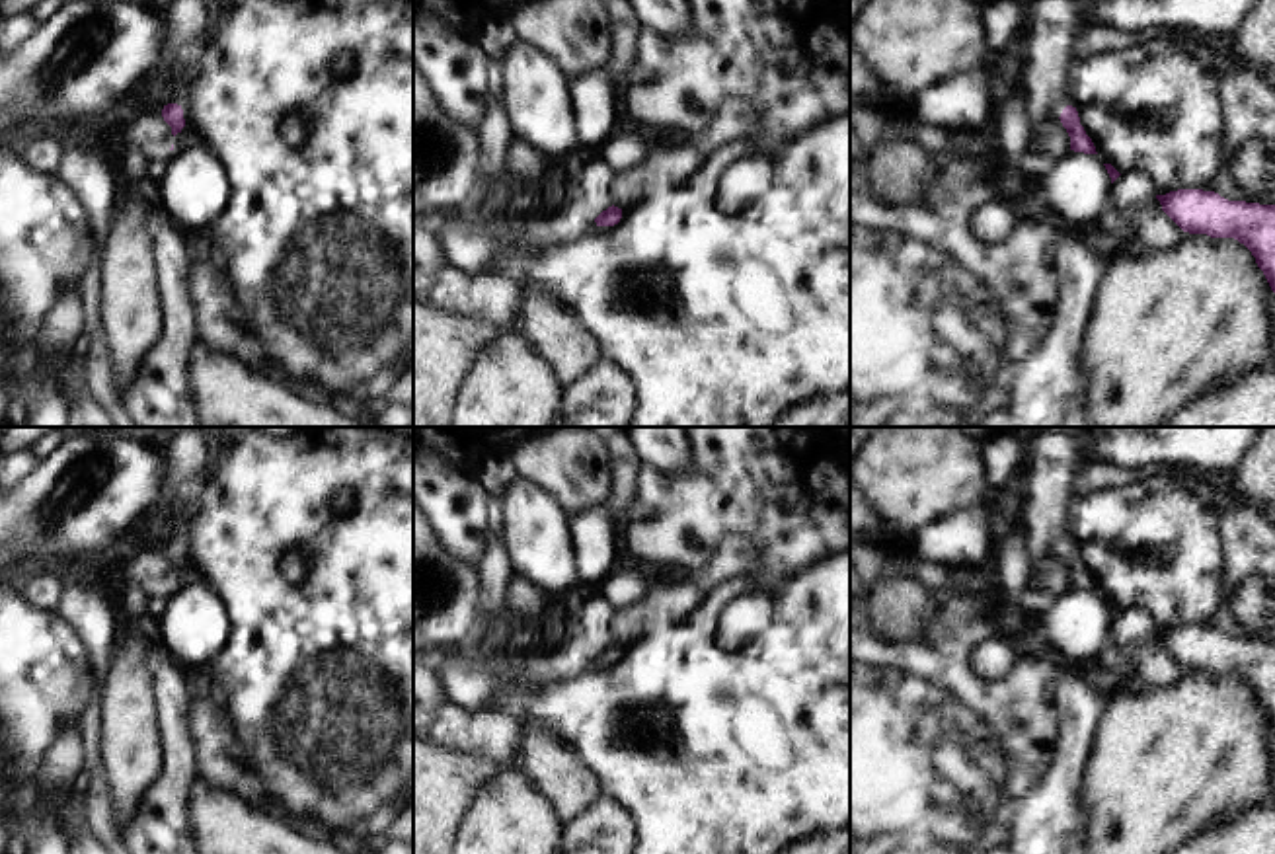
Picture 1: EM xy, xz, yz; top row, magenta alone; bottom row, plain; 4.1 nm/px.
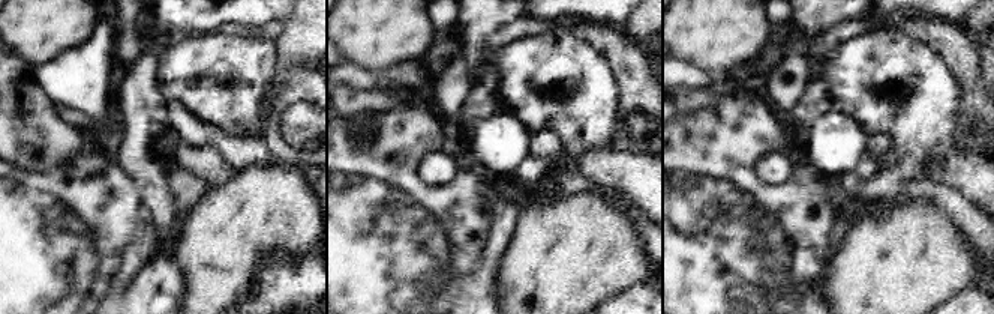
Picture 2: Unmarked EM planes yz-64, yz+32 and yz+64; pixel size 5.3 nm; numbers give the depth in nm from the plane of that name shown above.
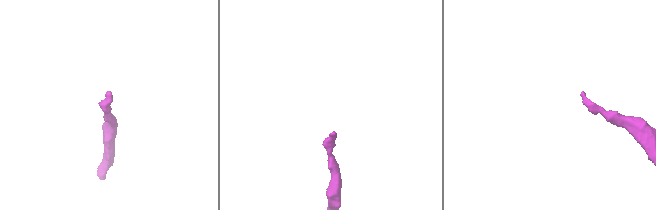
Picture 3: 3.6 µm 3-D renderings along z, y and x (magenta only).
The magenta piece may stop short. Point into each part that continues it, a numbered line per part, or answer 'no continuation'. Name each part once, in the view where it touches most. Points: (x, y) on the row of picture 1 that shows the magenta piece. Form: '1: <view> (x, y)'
no continuation

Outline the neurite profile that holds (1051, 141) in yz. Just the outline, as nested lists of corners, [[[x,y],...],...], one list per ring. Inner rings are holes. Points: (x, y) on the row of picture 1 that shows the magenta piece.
[[[1051,117],[1051,121],[1043,129],[1031,135],[1027,144],[1027,162],[1051,162],[1066,150],[1070,150],[1070,136],[1061,119]]]

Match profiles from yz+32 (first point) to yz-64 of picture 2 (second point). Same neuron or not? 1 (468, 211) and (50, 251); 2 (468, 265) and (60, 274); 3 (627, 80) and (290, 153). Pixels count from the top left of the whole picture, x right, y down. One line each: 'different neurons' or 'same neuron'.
1: same neuron
2: same neuron
3: same neuron

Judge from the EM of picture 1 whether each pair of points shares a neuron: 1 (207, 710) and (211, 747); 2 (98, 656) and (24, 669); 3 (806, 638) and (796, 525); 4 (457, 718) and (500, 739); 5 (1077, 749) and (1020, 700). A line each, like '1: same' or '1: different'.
1: same
2: different
3: different
4: same
5: different

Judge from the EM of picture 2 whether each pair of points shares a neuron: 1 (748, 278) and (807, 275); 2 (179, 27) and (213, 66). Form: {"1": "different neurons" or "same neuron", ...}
{"1": "same neuron", "2": "different neurons"}

